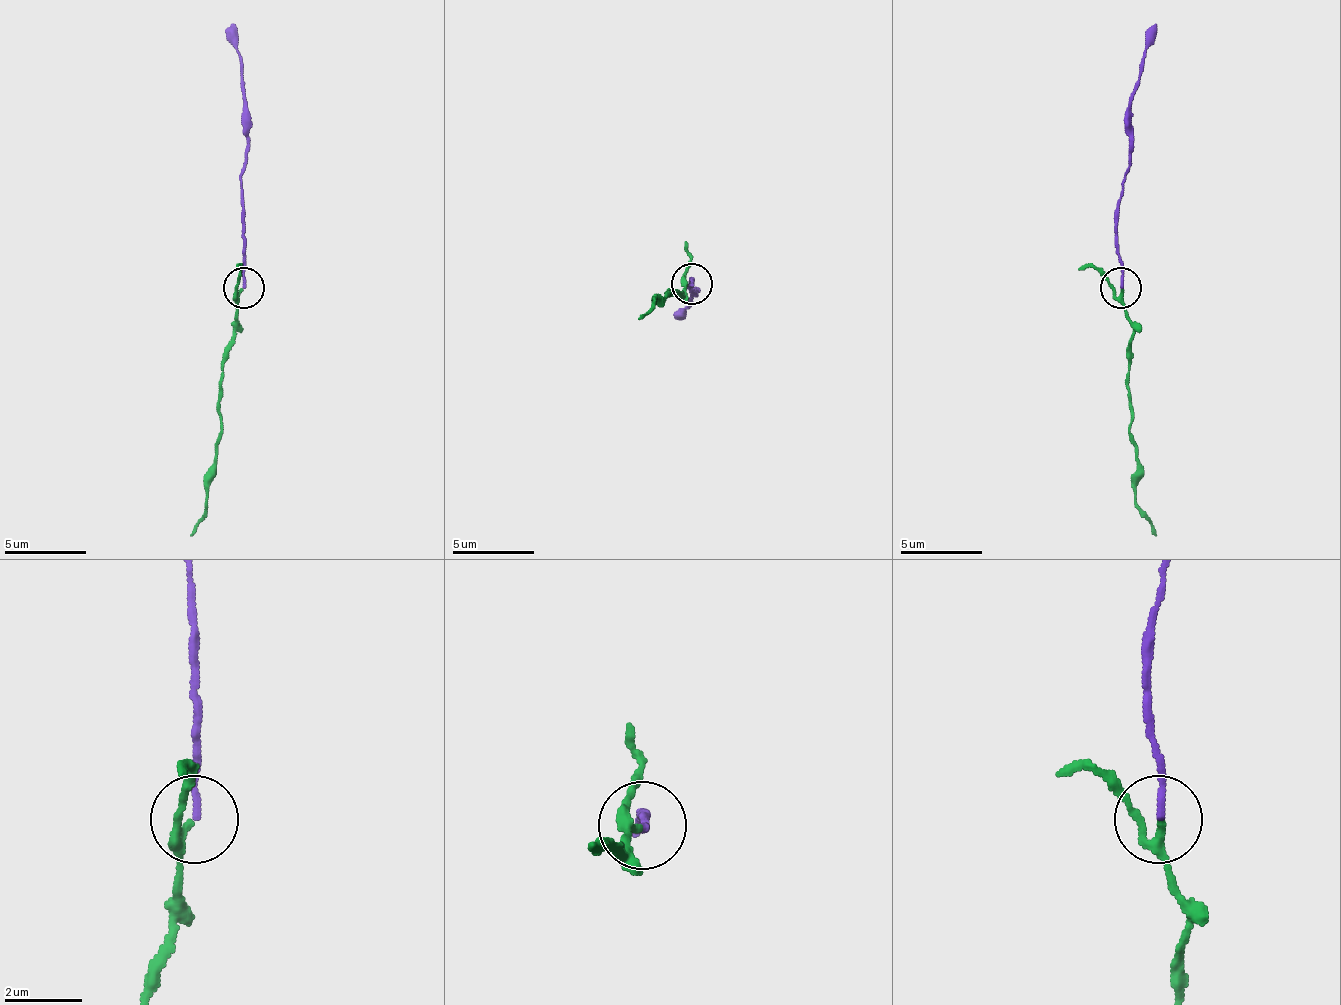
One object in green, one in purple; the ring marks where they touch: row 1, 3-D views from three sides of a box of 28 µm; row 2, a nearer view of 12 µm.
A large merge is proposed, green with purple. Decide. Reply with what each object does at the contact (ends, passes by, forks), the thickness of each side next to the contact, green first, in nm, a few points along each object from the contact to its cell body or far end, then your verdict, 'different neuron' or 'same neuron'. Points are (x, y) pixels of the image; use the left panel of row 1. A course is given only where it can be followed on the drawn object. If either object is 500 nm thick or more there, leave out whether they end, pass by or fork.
green passes by; purple ends there; 200 nm thick on the green side, 160 nm on the other; green runs (242, 289), (234, 330), (222, 367), (222, 440), (213, 465), (209, 498), (189, 534); purple runs (242, 289), (246, 96), (230, 22); same neuron

